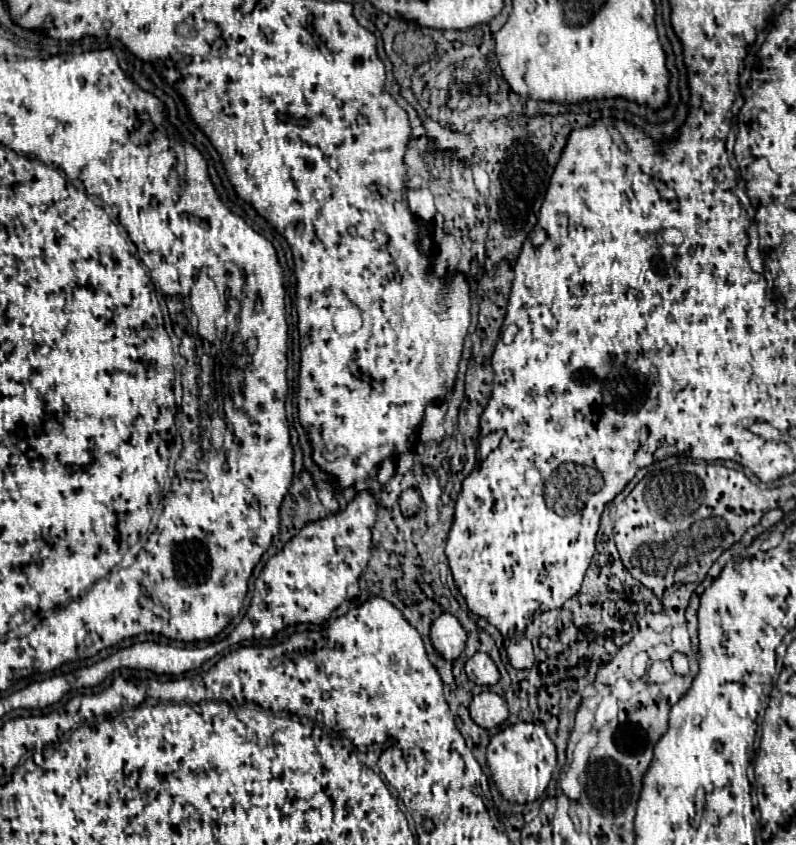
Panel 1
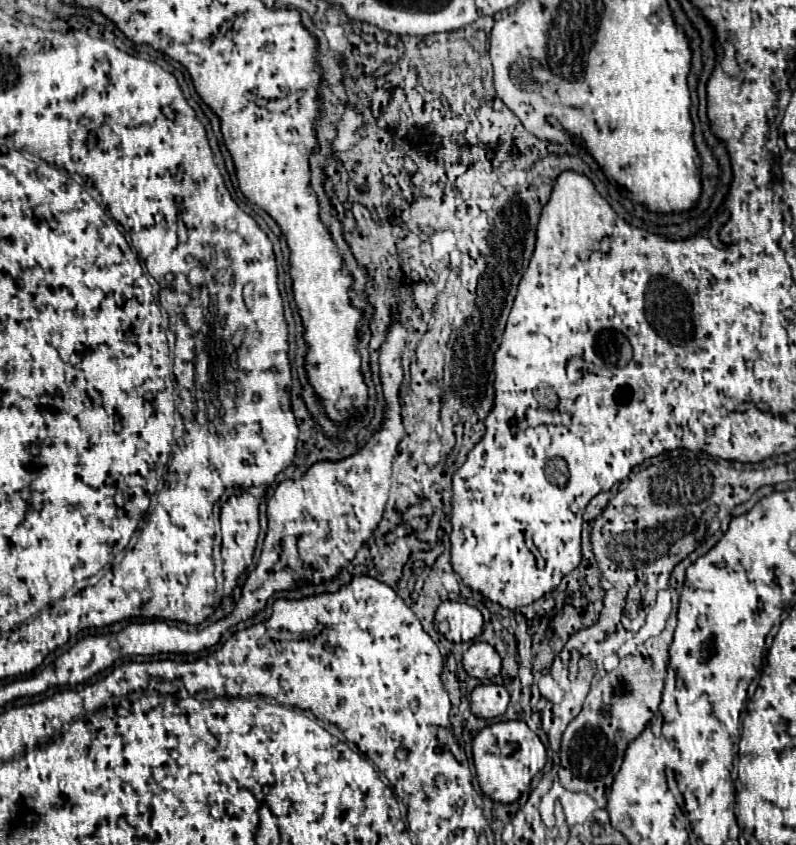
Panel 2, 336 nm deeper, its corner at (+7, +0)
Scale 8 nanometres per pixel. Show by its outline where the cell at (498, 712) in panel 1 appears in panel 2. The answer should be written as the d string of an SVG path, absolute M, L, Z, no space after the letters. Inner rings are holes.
M477 685L471 693L471 711L477 717L493 719L505 713L509 705L509 693L503 685Z

